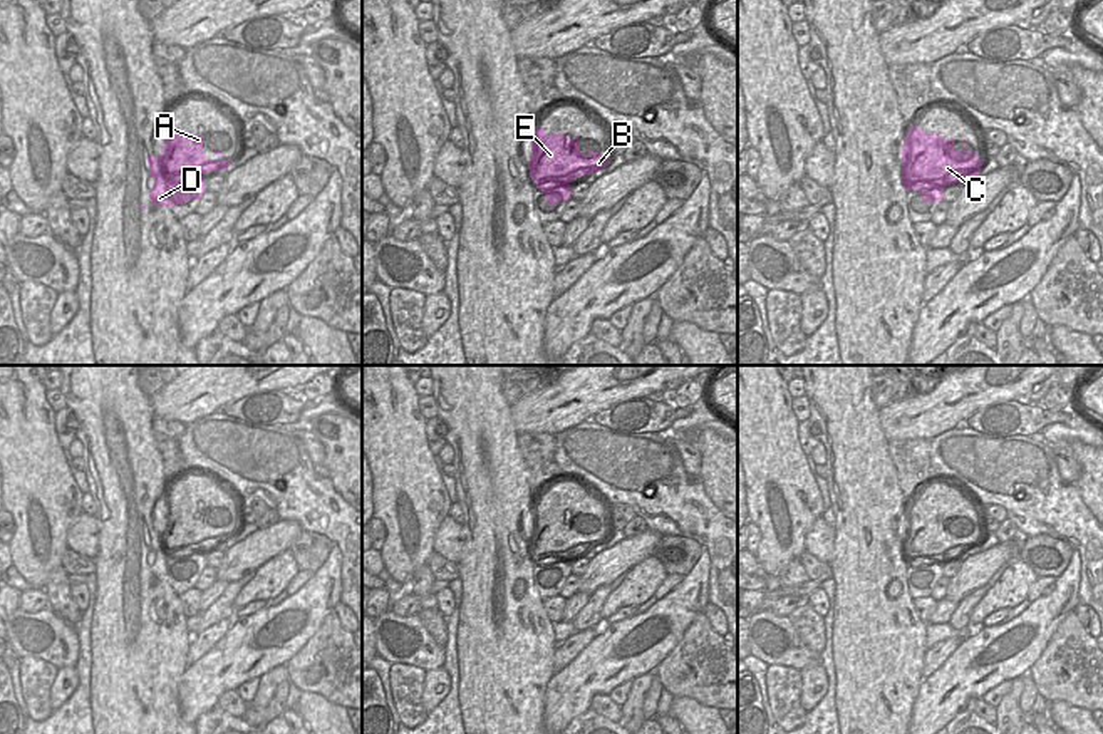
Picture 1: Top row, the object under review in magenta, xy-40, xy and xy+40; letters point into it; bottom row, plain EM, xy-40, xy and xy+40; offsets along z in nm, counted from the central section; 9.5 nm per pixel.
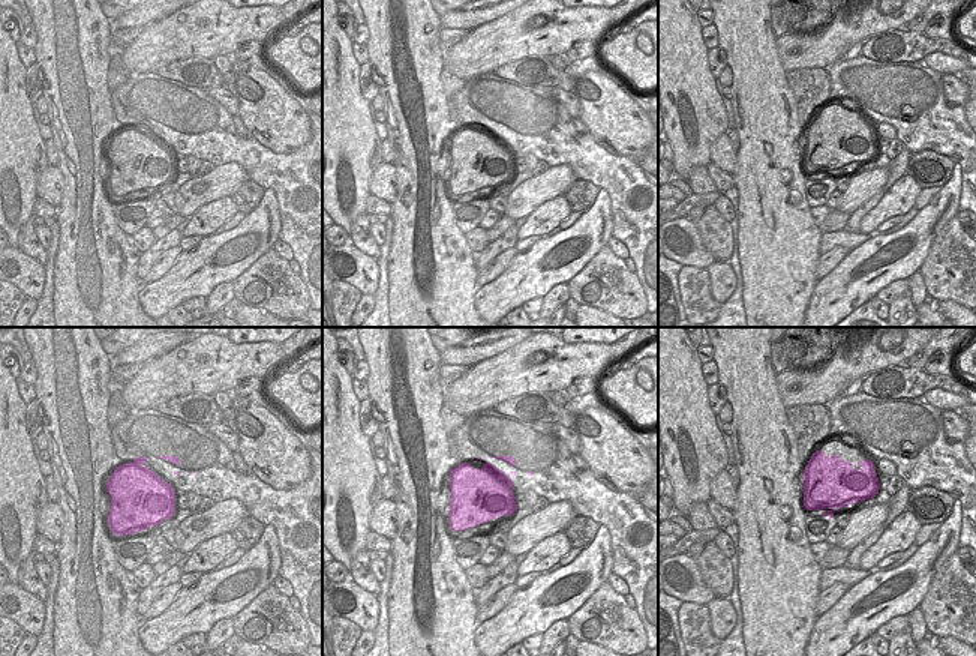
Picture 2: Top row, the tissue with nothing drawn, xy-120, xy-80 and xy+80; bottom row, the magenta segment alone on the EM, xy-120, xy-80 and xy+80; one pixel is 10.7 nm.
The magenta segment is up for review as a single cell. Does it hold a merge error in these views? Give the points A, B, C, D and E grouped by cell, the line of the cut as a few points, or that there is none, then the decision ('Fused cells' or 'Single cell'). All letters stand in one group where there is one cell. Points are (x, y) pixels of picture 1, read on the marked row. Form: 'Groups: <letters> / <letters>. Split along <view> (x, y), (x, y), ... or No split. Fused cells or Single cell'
Groups: A B C D E. No split. Single cell

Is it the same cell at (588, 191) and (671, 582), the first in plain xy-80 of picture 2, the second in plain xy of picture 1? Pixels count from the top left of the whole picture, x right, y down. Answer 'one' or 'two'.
two

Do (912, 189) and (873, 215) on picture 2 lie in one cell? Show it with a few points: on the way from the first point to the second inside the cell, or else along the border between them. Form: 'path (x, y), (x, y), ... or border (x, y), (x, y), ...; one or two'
path (903, 194), (882, 212); one

